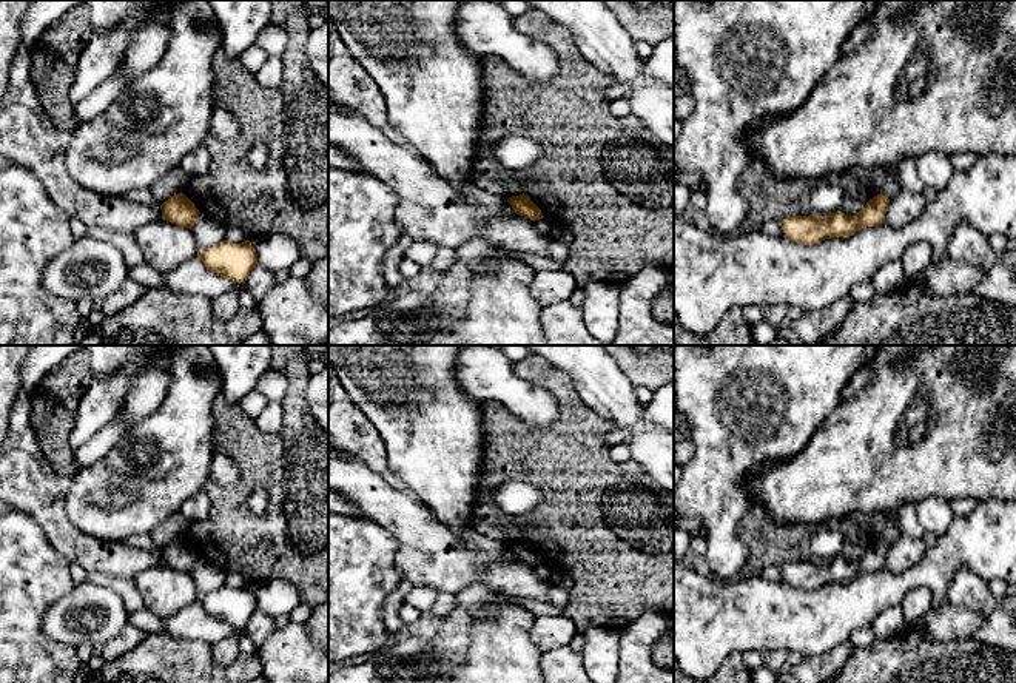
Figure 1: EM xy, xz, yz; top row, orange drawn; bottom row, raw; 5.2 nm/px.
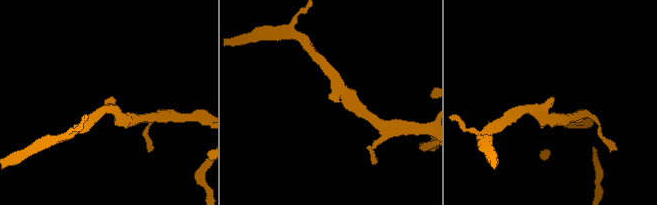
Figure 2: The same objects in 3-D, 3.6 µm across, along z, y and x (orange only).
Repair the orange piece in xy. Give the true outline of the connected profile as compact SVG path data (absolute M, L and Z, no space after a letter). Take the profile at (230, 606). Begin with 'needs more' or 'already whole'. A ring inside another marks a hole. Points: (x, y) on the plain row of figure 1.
already whole; M227 586L197 597L208 617L231 627L245 629L250 617L257 611L257 598L250 586L230 589Z

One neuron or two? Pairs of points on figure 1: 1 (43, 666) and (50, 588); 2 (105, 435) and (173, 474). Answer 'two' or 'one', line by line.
1: one
2: two

